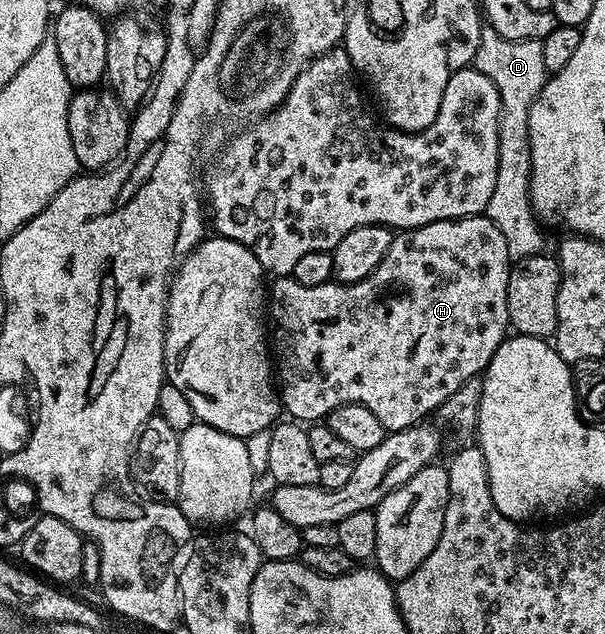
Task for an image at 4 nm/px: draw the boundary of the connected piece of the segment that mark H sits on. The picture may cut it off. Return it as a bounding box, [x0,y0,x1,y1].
[270,214,510,430]

